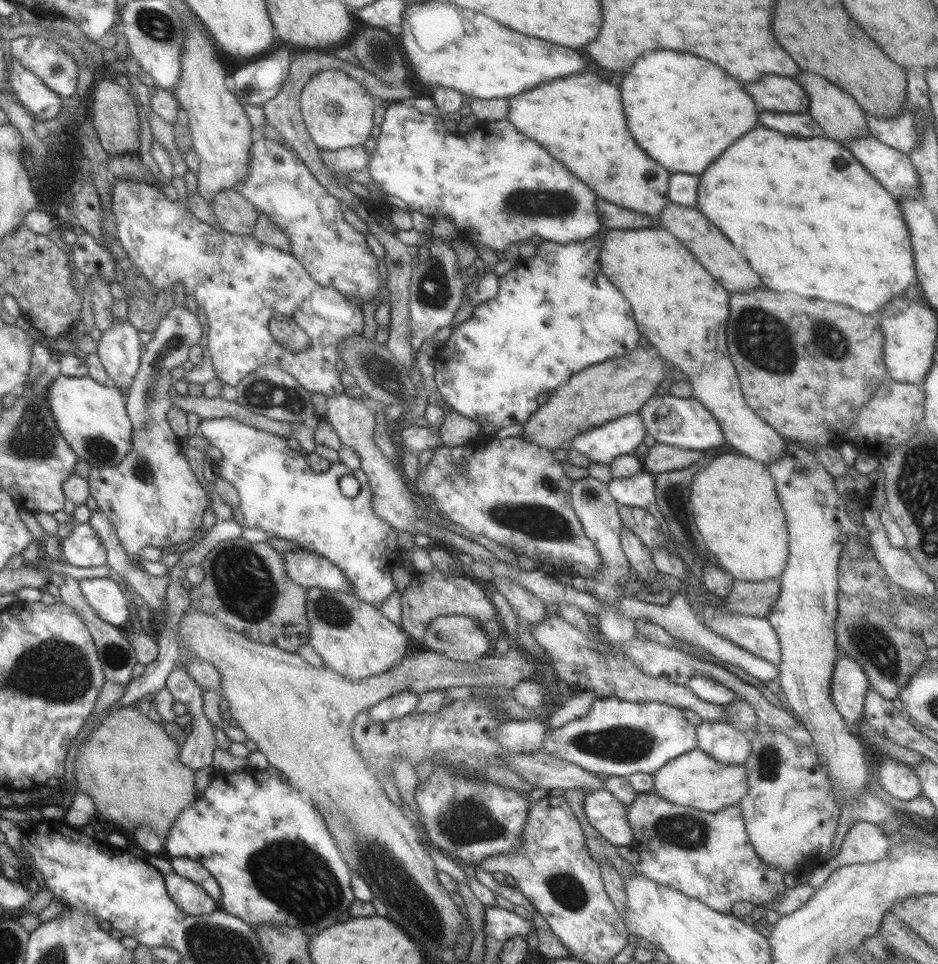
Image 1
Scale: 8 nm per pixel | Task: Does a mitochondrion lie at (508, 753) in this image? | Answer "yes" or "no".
no

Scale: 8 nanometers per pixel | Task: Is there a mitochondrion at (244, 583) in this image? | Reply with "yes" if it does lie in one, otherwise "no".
yes

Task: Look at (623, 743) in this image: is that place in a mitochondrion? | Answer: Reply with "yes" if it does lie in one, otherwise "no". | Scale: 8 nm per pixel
yes

